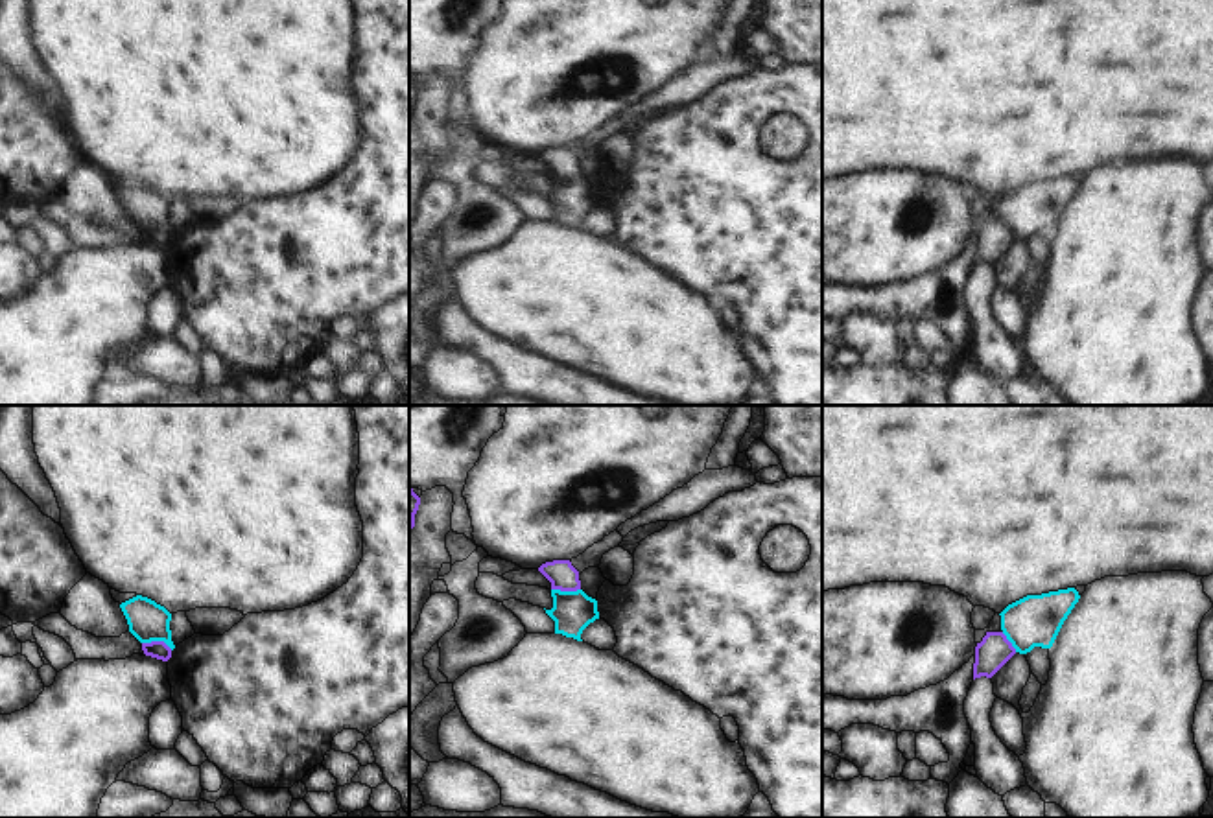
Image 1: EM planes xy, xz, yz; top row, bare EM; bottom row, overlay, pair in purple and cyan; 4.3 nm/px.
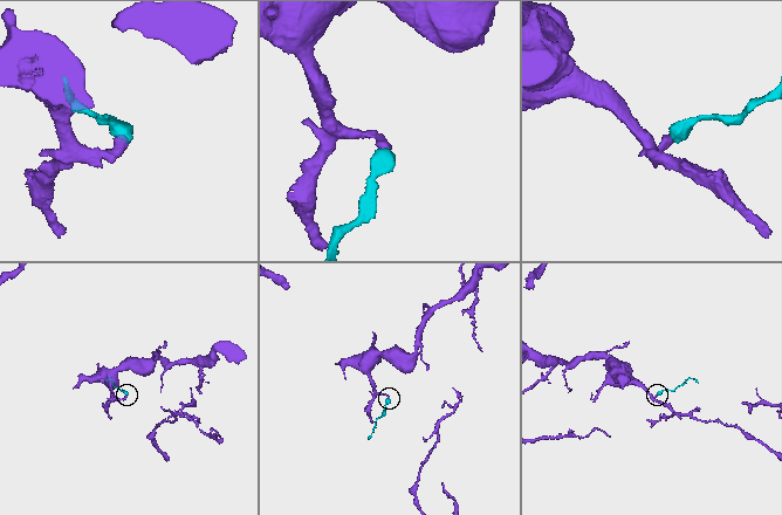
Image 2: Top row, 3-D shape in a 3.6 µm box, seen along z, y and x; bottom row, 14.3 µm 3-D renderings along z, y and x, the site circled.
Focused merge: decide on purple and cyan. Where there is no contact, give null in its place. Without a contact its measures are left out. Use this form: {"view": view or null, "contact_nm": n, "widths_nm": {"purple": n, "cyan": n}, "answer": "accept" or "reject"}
{"view": "xy", "contact_nm": 140, "widths_nm": {"purple": 80, "cyan": 180}, "answer": "reject"}

